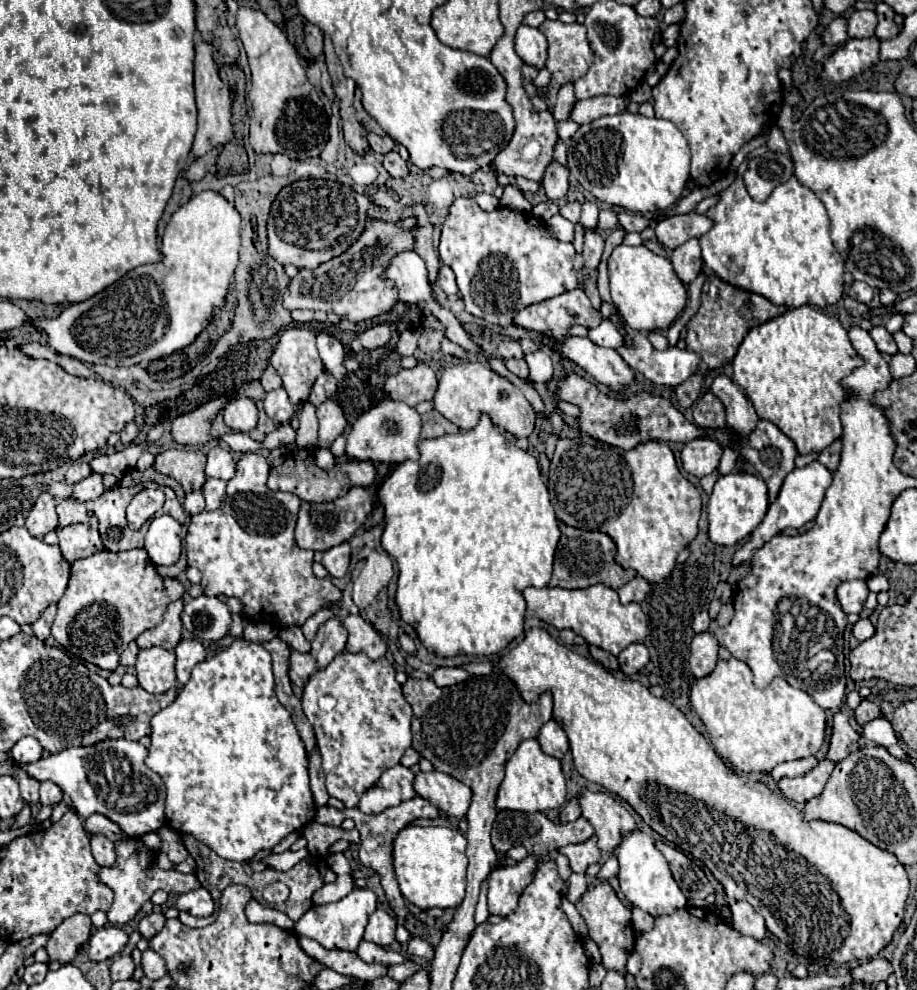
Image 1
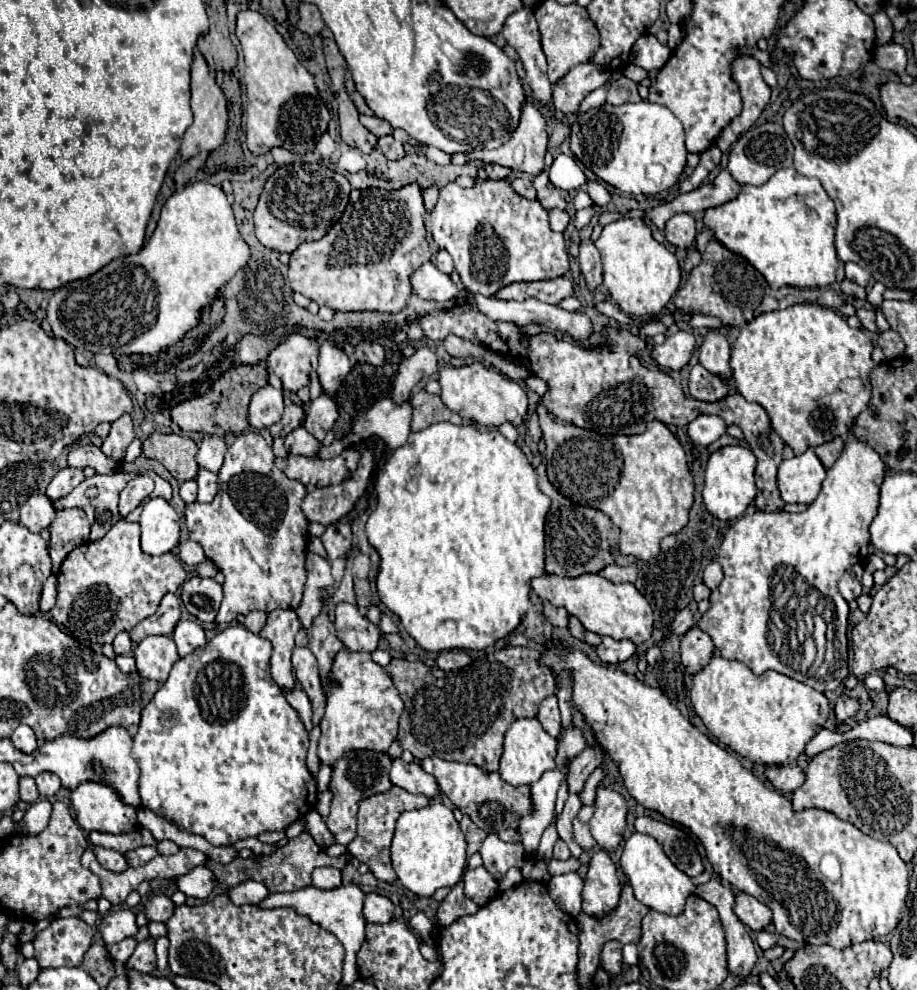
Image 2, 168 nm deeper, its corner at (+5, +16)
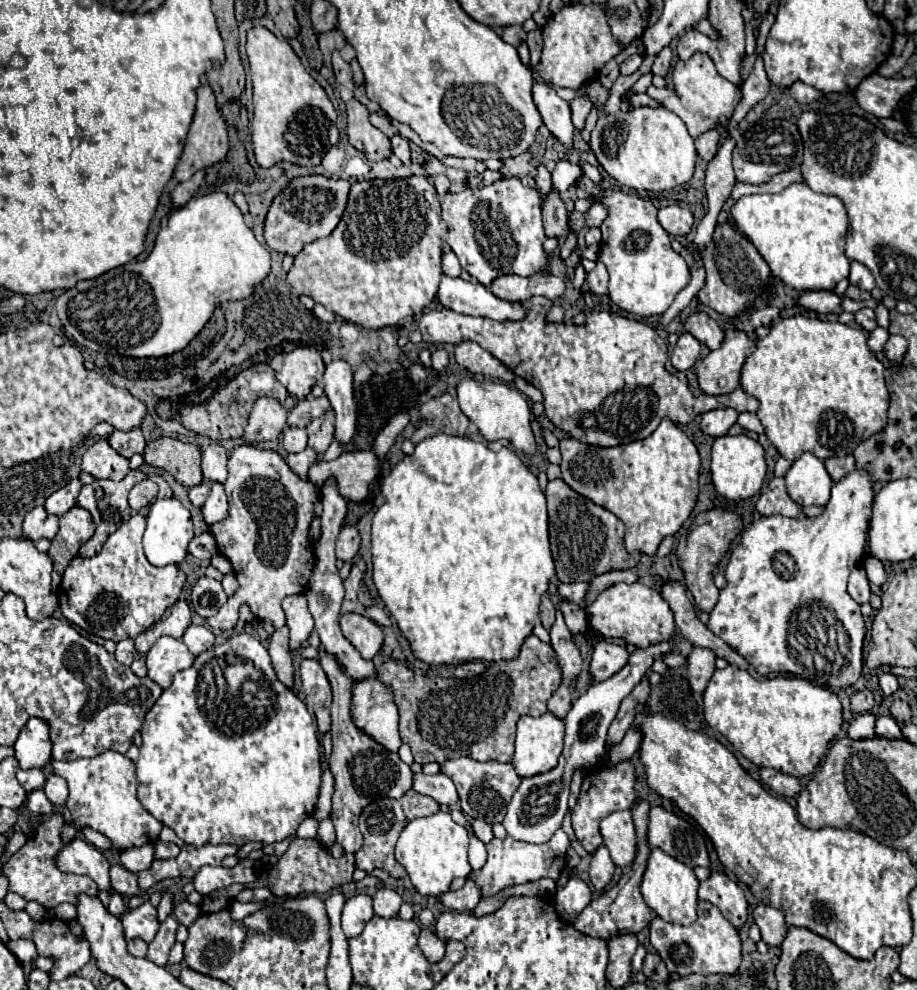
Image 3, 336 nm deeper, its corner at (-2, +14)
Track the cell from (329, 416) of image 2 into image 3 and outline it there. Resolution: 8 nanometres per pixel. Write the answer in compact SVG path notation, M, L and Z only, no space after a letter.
M327 410L321 418L315 418L307 424L307 434L309 434L309 446L315 452L325 452L329 444L333 442L333 430L335 430L335 414L333 410Z

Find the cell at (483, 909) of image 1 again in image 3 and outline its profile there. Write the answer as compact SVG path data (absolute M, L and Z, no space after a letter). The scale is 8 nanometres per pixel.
M471 832L471 842L469 842L469 862L473 870L479 870L487 860L487 850L485 844L479 842L479 838L475 838L475 834Z

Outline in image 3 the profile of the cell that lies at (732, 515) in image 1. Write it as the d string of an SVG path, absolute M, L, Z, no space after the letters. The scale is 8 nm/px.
M725 434L725 436L715 438L713 450L711 450L711 478L717 492L723 498L735 500L735 502L751 498L753 494L759 492L765 480L765 472L767 472L765 450L757 440L749 438L747 434L739 434L739 436Z

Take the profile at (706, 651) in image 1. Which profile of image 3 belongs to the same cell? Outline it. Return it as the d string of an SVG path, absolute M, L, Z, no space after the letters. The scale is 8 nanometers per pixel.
M693 648L687 662L687 678L693 692L703 694L713 672L715 672L715 654L707 648Z

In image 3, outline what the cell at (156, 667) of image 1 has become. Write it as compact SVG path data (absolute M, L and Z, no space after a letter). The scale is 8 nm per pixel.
M163 636L147 652L147 670L149 678L155 680L163 690L171 686L173 676L181 670L187 670L193 664L195 656L187 646L171 636Z

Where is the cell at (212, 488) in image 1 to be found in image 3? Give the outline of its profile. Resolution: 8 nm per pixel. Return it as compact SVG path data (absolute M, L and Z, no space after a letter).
M219 482L211 484L211 494L209 494L209 498L201 510L203 510L203 518L205 518L207 526L213 526L215 522L221 522L223 518L227 518L229 502L227 502L225 490Z

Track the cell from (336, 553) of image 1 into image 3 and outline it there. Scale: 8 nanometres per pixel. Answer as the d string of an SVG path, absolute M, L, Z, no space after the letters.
M343 526L341 534L337 538L337 558L343 562L349 562L357 554L359 544L361 544L361 538L359 538L357 528L355 526Z

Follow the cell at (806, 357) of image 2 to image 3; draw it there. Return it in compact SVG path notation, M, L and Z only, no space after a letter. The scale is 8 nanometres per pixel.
M795 314L775 322L773 330L757 340L755 352L745 360L741 370L741 388L759 400L757 418L783 458L793 462L803 452L811 452L819 460L827 460L853 454L859 442L871 438L871 434L877 434L887 424L889 392L883 380L883 370L883 364L873 358L861 328Z

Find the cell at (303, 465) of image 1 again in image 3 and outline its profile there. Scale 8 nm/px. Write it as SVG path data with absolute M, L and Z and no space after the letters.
M373 450L341 454L333 462L317 462L309 470L309 480L321 486L329 476L337 480L339 492L351 502L361 502L369 494L369 484L379 474L379 458Z

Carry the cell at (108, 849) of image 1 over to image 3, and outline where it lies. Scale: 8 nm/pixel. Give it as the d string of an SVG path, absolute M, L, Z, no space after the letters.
M111 866L111 886L115 892L119 892L125 898L143 896L145 892L137 884L137 876L123 866Z

